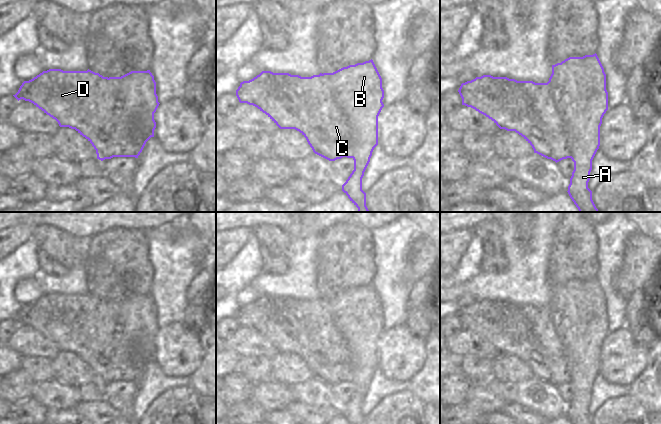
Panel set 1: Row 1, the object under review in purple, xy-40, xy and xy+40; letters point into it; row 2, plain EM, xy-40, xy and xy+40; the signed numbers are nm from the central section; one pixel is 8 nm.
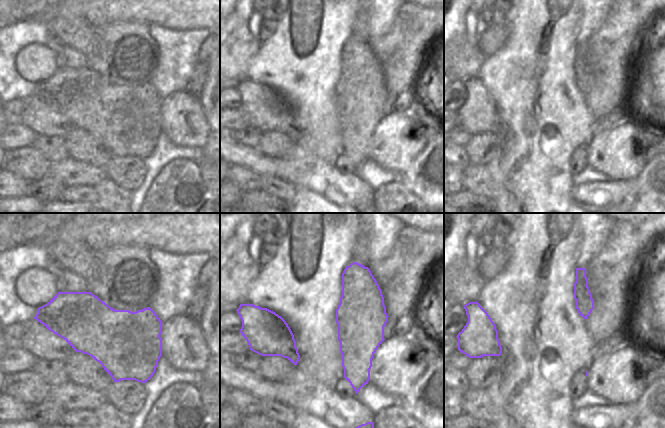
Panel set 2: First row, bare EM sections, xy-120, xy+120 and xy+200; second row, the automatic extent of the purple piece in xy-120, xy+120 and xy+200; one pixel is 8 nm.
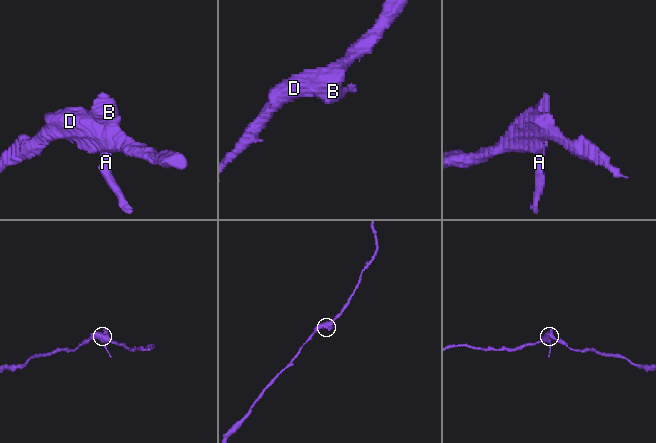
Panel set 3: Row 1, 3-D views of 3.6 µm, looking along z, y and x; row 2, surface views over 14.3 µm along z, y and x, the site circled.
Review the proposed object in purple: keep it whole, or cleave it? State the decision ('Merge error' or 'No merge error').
Merge error.

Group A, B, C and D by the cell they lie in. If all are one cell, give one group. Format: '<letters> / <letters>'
A B / C D

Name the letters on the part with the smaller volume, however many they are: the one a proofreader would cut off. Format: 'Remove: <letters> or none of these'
Remove: A, B

